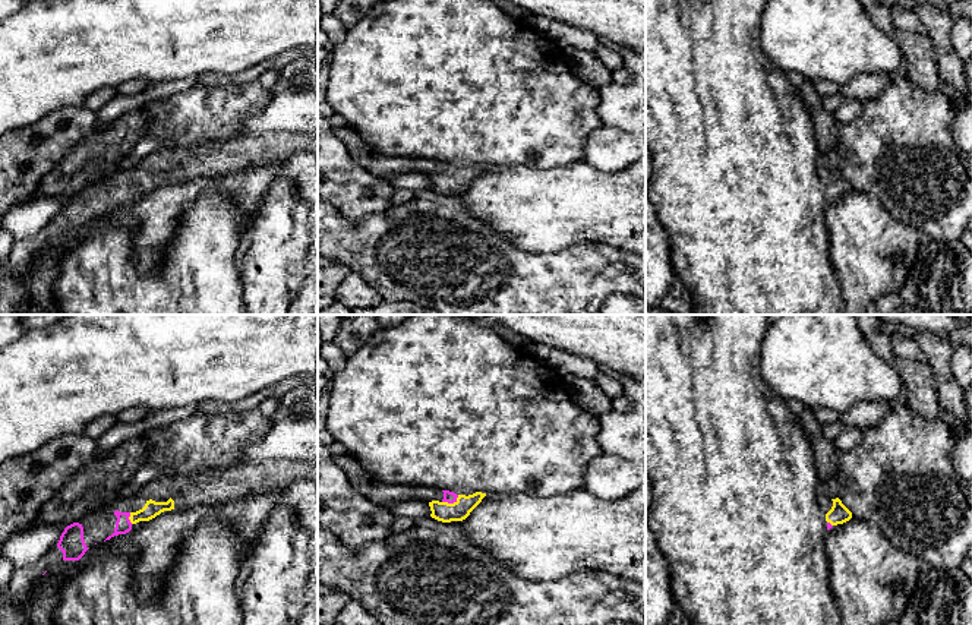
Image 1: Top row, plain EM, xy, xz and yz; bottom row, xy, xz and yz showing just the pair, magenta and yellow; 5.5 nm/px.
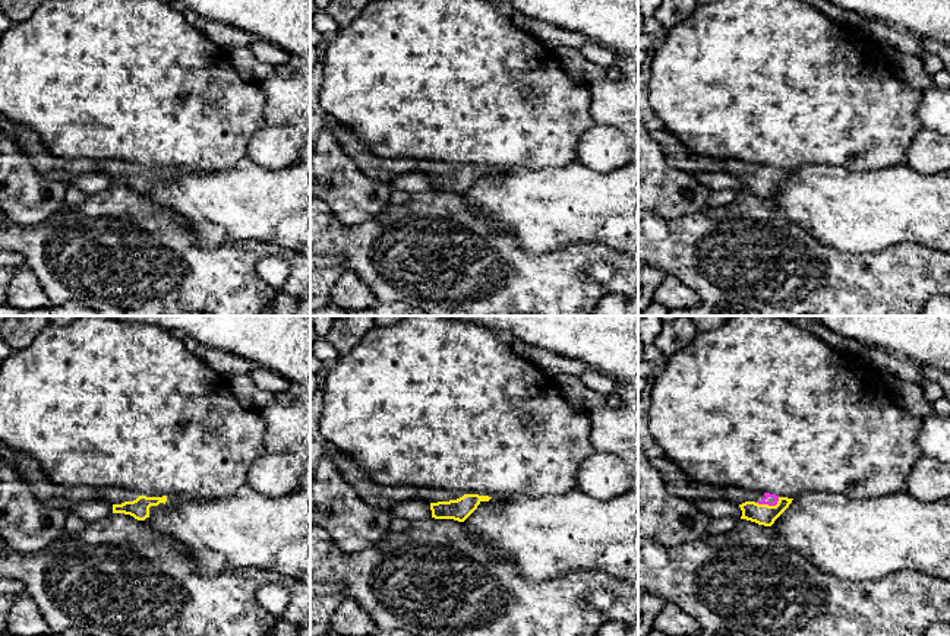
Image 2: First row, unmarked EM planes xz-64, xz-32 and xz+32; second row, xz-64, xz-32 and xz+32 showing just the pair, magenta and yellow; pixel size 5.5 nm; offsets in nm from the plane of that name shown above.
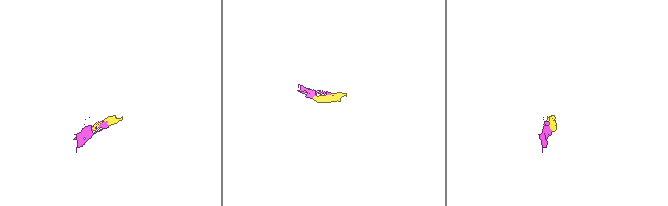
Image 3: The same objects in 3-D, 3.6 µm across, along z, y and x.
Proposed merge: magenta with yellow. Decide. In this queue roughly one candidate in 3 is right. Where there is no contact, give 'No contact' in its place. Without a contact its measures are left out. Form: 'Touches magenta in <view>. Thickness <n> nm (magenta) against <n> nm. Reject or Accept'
Touches magenta in xz. Thickness 60 nm (magenta) against 110 nm. Accept

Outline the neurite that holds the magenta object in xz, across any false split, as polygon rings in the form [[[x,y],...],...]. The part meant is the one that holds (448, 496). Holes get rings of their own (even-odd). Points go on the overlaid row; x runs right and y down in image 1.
[[[442,490],[444,499],[432,501],[429,502],[430,506],[430,517],[442,521],[442,523],[451,523],[451,521],[463,521],[466,520],[470,512],[482,502],[482,499],[486,496],[486,493],[476,492],[473,495],[457,495],[449,490]]]

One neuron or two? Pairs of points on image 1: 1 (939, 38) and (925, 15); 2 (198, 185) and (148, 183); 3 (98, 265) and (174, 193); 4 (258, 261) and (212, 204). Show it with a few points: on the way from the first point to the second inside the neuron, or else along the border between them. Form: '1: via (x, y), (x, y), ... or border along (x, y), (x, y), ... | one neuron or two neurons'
1: via (939, 32), (939, 28), (931, 21) | one neuron
2: border along (176, 179), (161, 183), (145, 193) | two neurons
3: border along (101, 226), (126, 226), (135, 231), (135, 265) | two neurons
4: border along (246, 233), (240, 253), (239, 277) | two neurons

